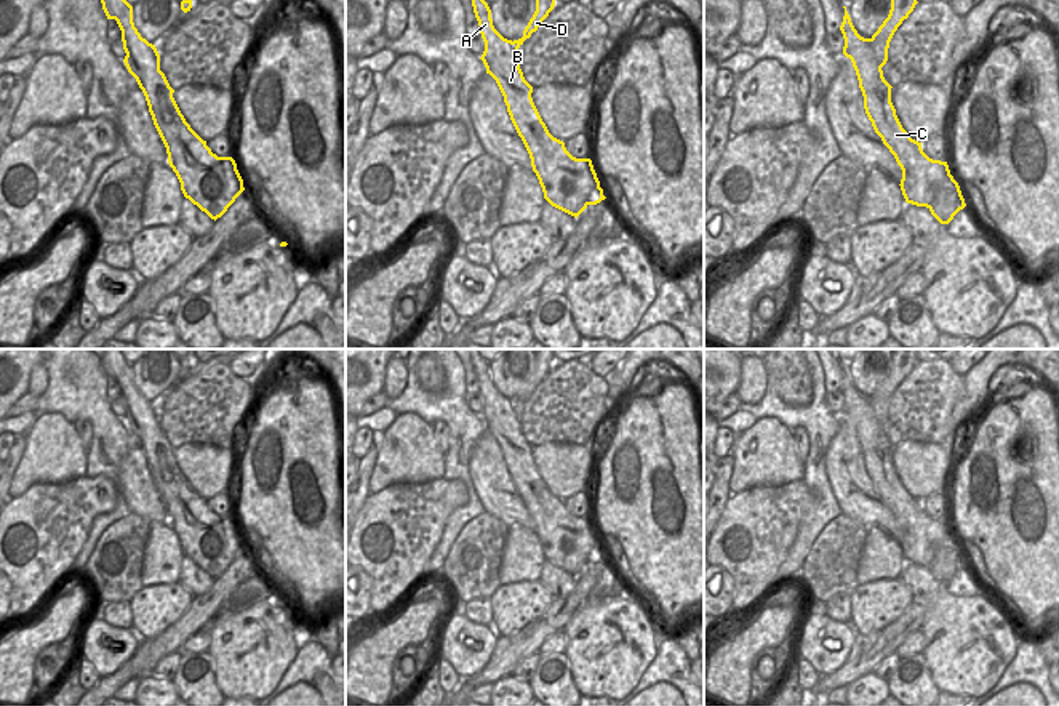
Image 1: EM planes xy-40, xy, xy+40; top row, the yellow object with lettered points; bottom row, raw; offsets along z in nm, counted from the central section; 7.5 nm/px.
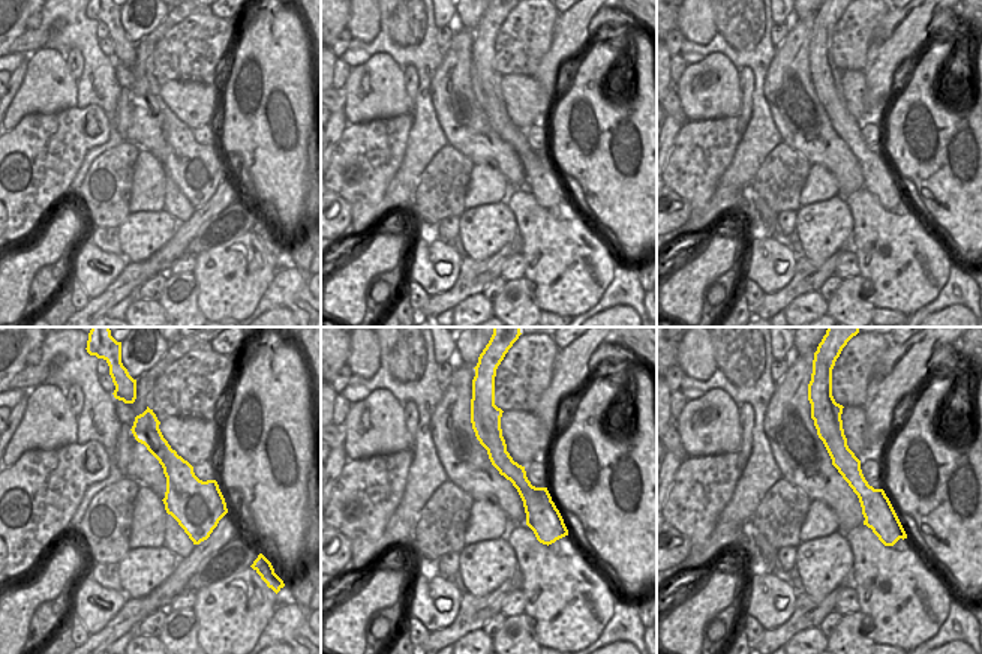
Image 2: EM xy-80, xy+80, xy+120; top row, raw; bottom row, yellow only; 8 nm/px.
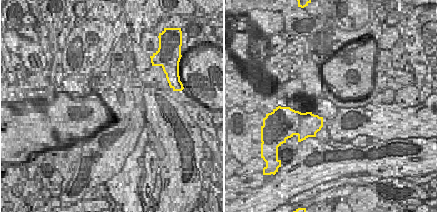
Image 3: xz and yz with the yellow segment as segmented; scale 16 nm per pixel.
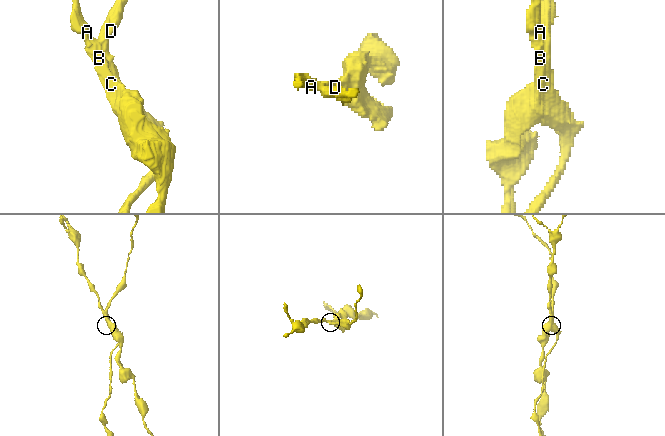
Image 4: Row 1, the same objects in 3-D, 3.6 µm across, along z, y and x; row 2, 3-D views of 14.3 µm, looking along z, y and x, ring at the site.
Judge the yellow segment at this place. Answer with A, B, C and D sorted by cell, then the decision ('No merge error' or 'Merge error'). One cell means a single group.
Groups: A B C / D. Merge error

